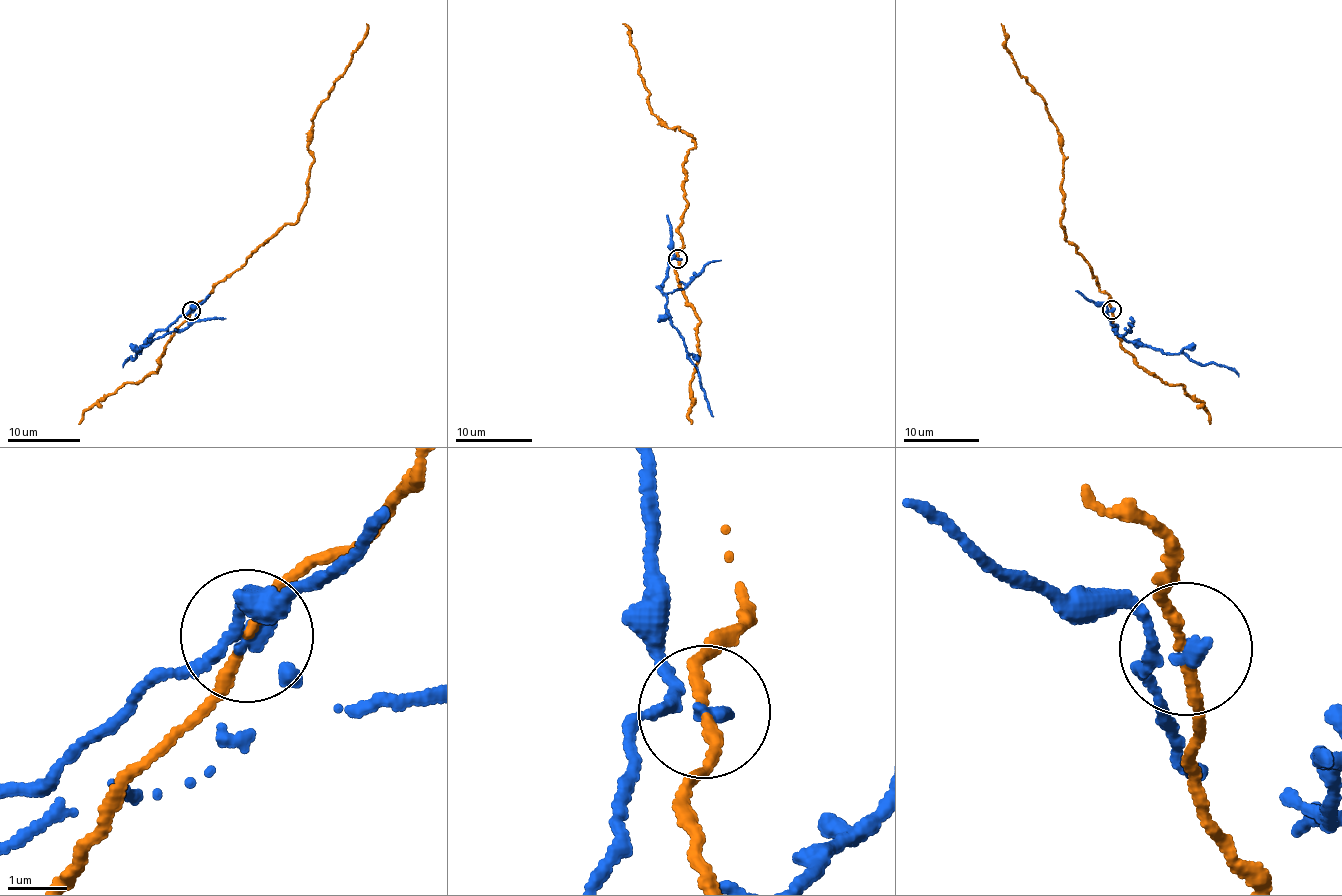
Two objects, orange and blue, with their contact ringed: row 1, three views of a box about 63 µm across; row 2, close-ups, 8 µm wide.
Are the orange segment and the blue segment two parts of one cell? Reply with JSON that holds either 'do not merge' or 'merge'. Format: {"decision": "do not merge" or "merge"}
{"decision": "do not merge"}

